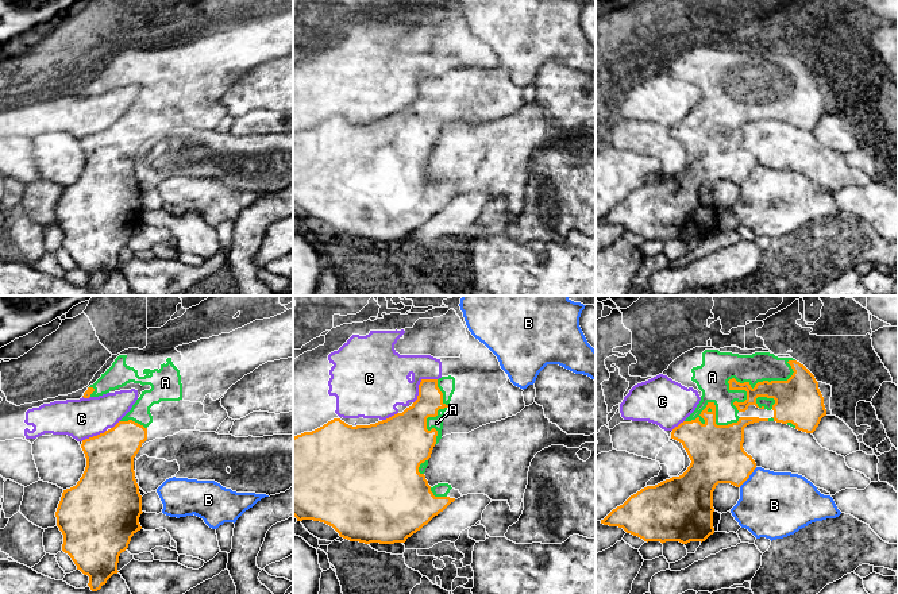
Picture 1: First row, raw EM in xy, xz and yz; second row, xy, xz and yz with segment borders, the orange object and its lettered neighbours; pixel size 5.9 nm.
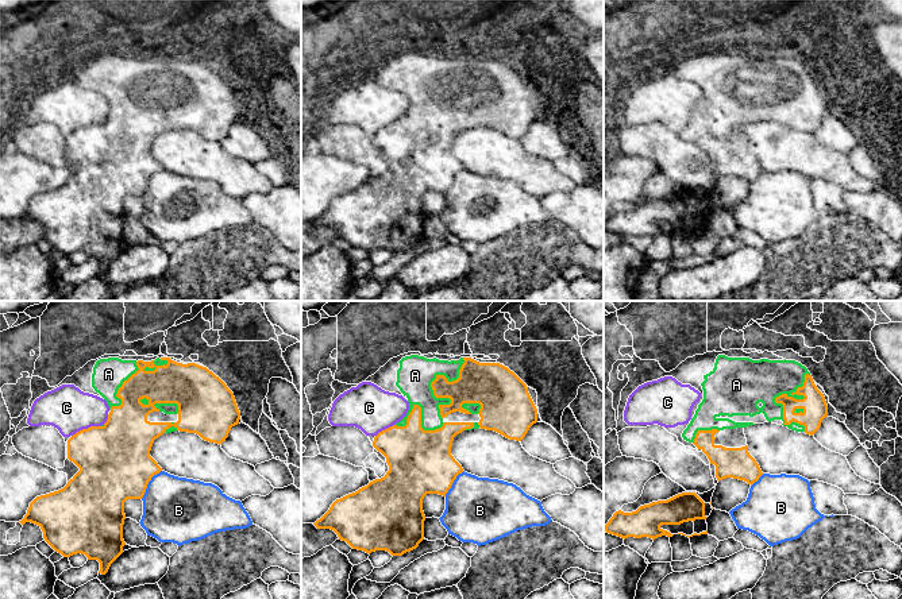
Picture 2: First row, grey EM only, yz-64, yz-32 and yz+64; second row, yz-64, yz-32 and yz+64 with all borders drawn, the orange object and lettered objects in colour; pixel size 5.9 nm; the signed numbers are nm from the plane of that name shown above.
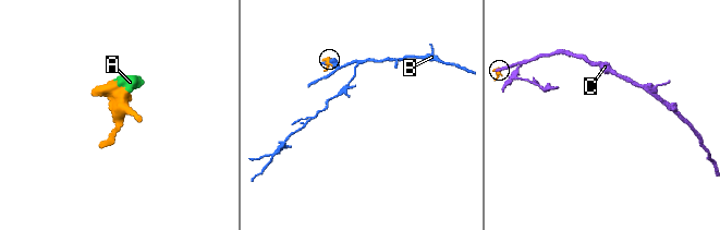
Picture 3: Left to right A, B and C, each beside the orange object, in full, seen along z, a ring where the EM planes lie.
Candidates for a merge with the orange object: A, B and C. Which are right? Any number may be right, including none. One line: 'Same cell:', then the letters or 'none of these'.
Same cell: A

